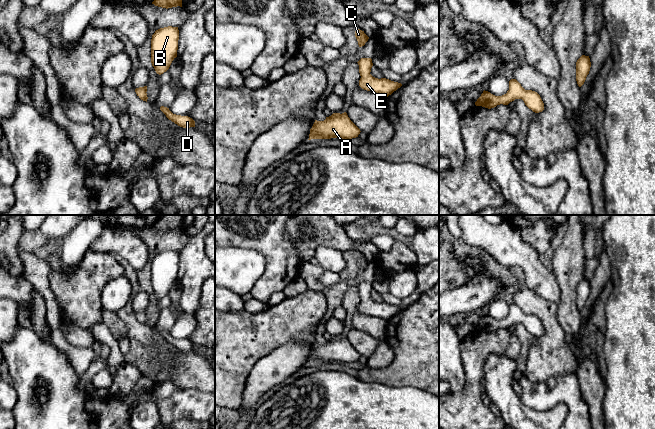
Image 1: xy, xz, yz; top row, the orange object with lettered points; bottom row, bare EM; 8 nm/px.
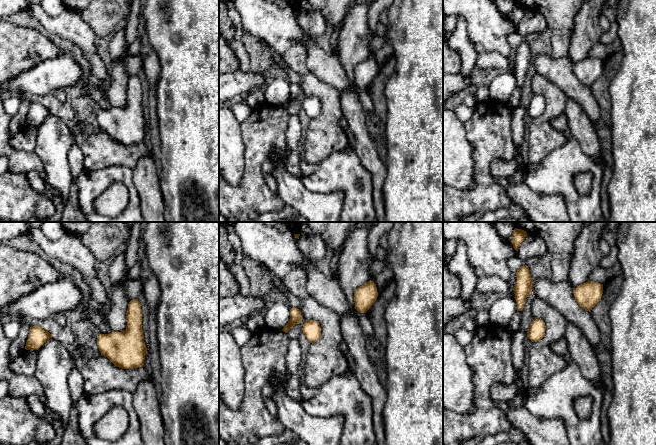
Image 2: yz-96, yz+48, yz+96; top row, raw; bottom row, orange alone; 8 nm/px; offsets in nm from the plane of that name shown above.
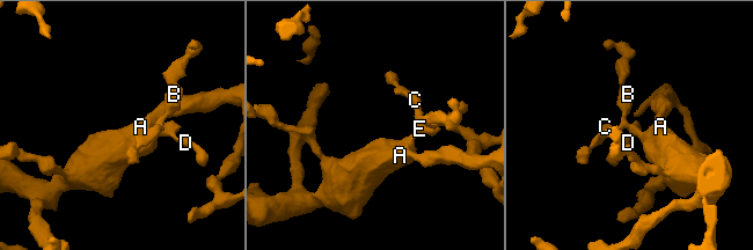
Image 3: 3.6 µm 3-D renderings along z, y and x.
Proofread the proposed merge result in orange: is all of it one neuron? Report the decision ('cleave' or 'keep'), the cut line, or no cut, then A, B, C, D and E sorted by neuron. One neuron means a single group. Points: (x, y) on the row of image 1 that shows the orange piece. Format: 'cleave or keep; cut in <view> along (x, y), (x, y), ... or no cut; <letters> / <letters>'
keep; no cut; A B C D E

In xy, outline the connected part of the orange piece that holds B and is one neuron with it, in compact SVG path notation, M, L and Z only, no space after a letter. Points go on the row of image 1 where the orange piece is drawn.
M164 27L155 31L151 39L151 63L157 74L166 72L177 57L178 27Z

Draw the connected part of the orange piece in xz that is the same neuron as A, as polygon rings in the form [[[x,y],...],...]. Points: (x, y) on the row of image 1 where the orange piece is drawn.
[[[333,113],[324,121],[315,120],[309,139],[352,139],[358,137],[360,129],[350,120],[347,113]]]

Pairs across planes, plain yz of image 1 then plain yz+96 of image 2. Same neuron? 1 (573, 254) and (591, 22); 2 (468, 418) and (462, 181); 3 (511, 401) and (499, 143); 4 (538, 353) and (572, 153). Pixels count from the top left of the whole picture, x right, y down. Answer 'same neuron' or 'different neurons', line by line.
1: same neuron
2: different neurons
3: different neurons
4: different neurons

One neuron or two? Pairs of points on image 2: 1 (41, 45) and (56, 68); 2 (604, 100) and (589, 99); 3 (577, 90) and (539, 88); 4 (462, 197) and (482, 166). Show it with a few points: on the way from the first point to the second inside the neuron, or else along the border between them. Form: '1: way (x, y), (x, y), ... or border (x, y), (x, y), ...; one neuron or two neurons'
1: border (63, 54), (42, 60), (28, 68); two neurons
2: border (590, 88), (597, 102), (601, 118); two neurons
3: border (541, 76), (555, 84), (567, 98); two neurons
4: way (471, 193), (482, 182), (482, 175); one neuron

